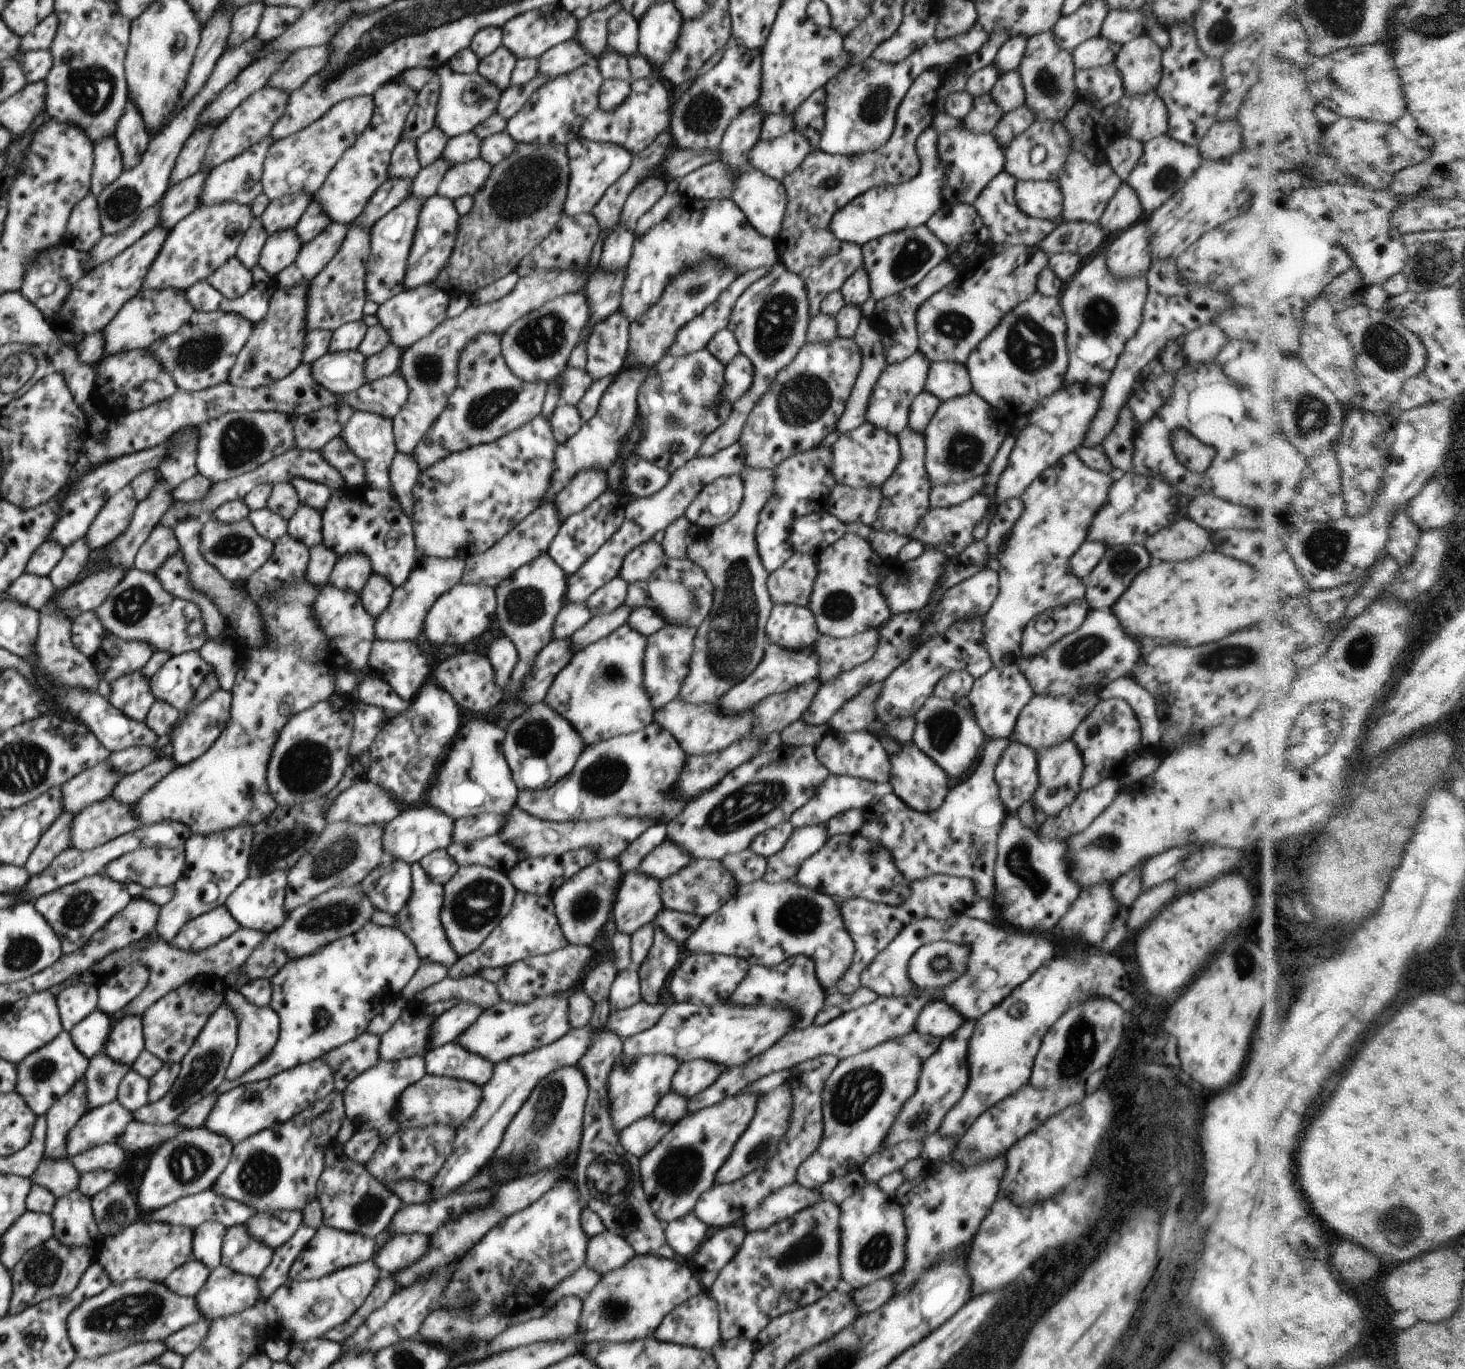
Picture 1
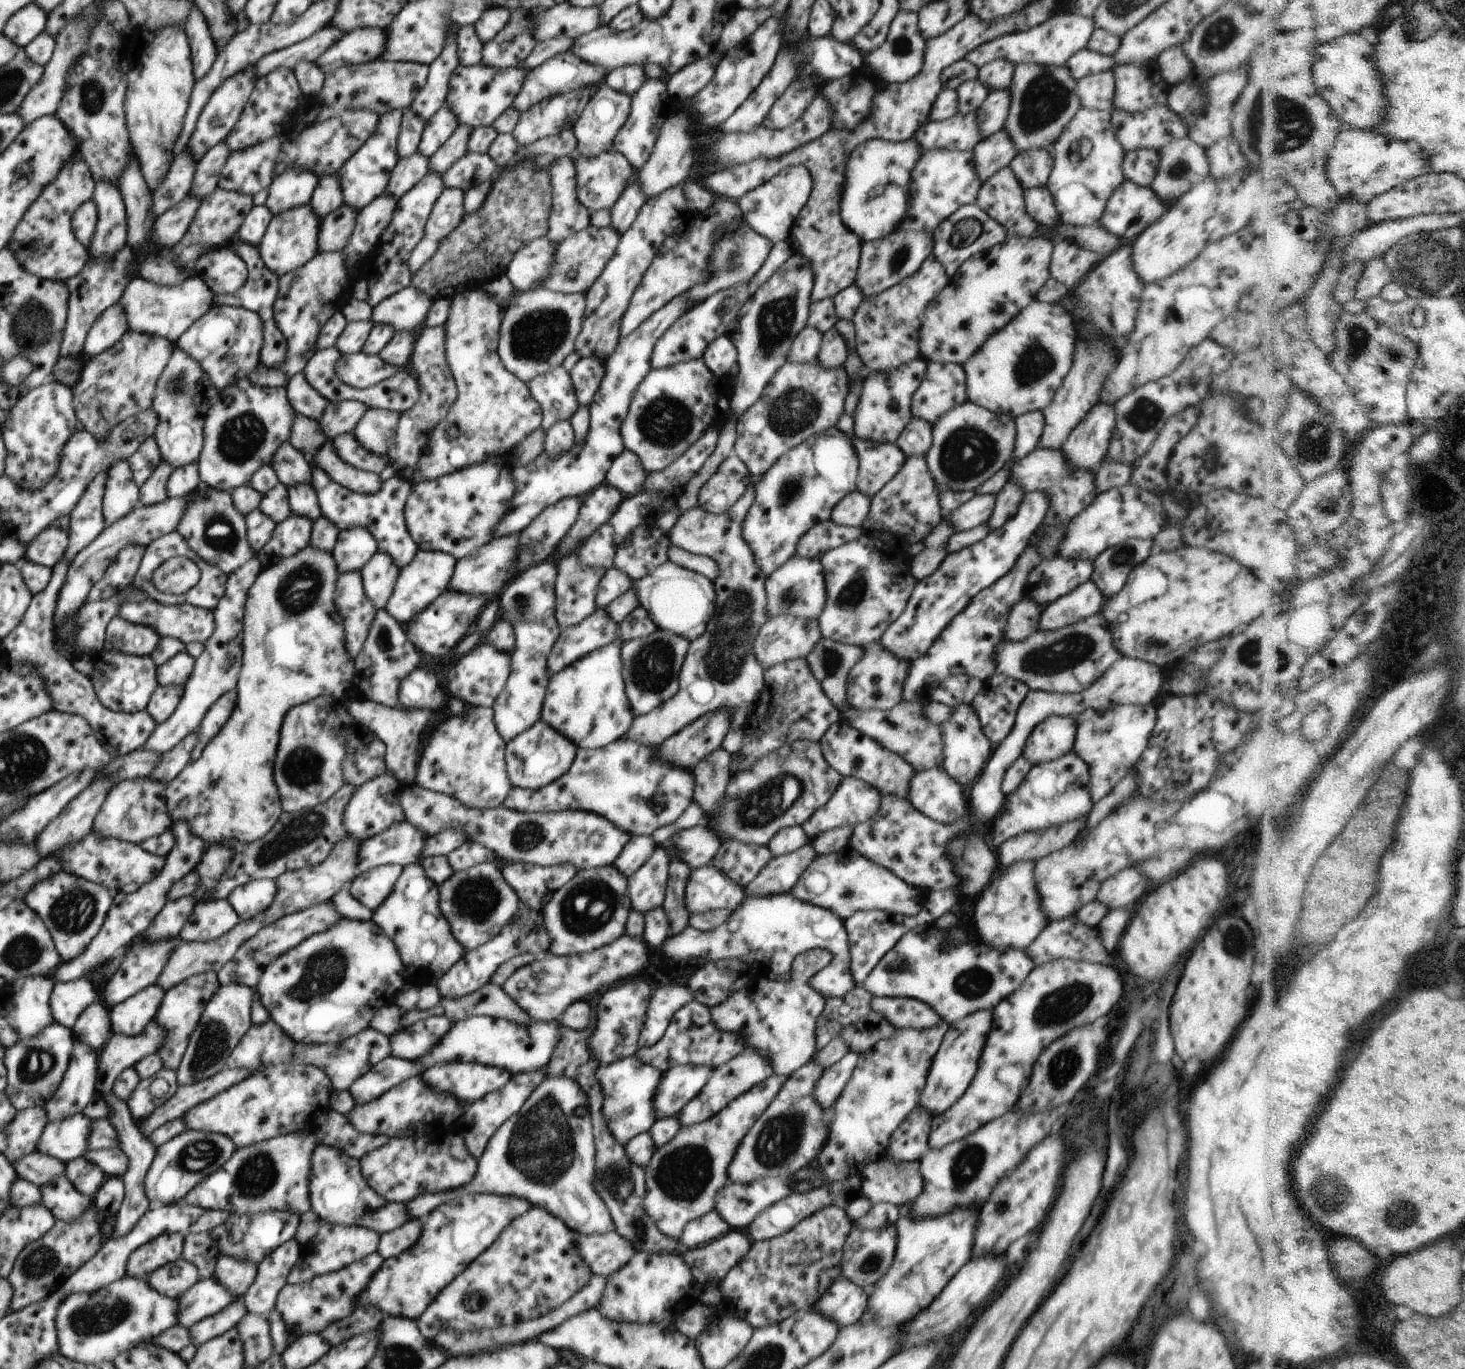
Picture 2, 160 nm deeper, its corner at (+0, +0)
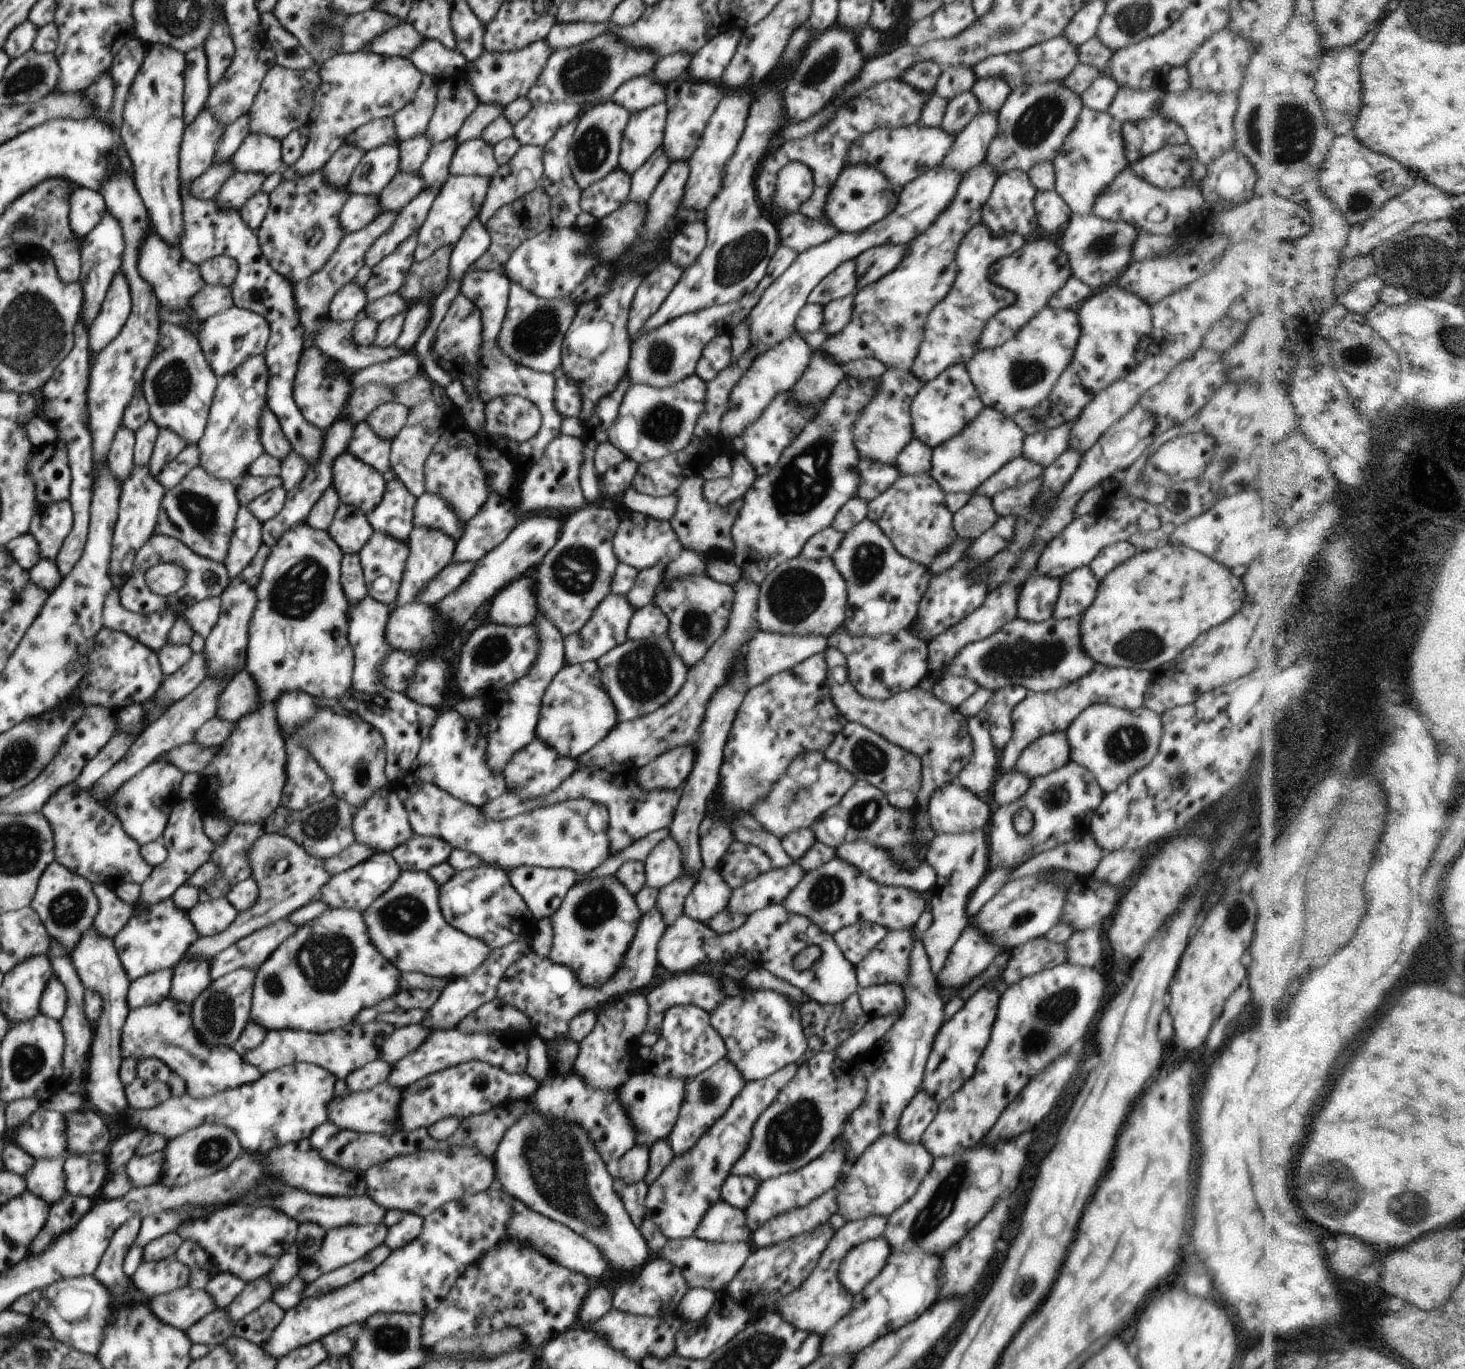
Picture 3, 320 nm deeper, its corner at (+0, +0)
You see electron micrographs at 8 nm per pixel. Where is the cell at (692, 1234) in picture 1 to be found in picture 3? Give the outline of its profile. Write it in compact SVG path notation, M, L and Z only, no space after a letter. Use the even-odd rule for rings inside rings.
M719 1200L704 1214L694 1237L708 1242L749 1242L751 1231L746 1226L745 1212Z

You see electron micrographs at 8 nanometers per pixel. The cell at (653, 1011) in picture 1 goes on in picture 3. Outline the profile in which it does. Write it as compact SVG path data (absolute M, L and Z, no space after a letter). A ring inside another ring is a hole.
M684 972L674 975L670 980L662 982L660 986L650 990L646 996L648 1005L650 1006L650 1012L648 1012L648 1022L644 1028L644 1032L640 1036L639 1042L641 1046L652 1047L659 1039L661 1034L661 1027L666 1012L678 1005L693 1005L706 1010L706 1012L714 1012L725 996L722 994L722 988L720 988L720 982L716 976L712 974L702 974L702 972Z

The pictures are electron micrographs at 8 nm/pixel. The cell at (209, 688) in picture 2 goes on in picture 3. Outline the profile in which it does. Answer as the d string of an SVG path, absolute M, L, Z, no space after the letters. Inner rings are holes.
M266 544L260 546L260 550L249 566L246 566L236 578L229 580L228 587L222 592L220 615L210 635L205 639L206 644L202 654L206 656L206 678L230 678L236 673L245 670L247 661L248 624L252 618L252 612L256 608L256 588L260 576L271 552Z

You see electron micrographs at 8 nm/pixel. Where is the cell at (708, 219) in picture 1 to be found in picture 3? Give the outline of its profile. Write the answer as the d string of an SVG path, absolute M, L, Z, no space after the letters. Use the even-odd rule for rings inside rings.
M669 253L644 277L630 306L627 331L631 338L636 337L638 330L642 329L648 318L666 301L674 286L680 282L683 272L684 268L678 268L670 262Z

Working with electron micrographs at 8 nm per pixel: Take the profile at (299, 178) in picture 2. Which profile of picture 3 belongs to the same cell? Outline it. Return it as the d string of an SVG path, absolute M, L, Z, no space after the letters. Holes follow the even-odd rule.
M362 51L339 53L328 58L318 74L321 84L315 91L305 127L309 134L308 145L292 166L285 166L281 180L292 180L322 170L350 132L370 120L393 118L408 102L412 102L423 78L406 58Z

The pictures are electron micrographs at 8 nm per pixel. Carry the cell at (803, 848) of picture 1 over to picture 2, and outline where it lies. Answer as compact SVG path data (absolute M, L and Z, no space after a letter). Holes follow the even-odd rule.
M811 841L793 853L772 857L770 862L760 870L757 877L744 887L745 898L790 892L815 857Z

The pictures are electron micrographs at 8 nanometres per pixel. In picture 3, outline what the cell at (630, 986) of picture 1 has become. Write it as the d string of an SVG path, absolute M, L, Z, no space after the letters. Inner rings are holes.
M630 994L612 1004L602 1005L597 1011L594 1029L580 1042L578 1058L574 1060L572 1073L578 1074L586 1086L596 1090L617 1090L640 1069L639 1042L648 1022L650 1006L646 996Z

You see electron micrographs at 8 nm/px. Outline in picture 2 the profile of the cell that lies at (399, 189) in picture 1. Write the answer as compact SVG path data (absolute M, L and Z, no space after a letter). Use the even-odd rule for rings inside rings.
M420 151L407 157L400 157L391 172L387 190L397 200L410 190L430 170L429 158Z

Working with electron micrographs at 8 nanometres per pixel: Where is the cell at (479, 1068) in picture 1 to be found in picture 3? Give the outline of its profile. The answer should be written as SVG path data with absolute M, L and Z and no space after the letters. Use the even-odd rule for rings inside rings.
M478 1060L447 1067L401 1090L396 1128L412 1132L418 1128L428 1129L442 1118L466 1119L484 1114L510 1099L533 1097L538 1085L539 1082L526 1072L507 1074L498 1067Z

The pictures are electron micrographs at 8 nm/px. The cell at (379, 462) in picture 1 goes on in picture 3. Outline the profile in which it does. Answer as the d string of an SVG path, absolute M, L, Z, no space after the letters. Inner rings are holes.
M389 401L378 406L365 422L376 436L392 441L406 424L408 410L400 402Z

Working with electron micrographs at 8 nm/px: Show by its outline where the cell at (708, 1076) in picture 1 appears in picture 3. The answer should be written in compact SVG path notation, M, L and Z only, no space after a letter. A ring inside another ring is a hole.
M635 1072L618 1089L618 1100L622 1102L630 1122L634 1124L636 1144L646 1144L646 1146L652 1147L654 1142L664 1140L671 1134L680 1114L684 1094L686 1094L686 1078L655 1076L645 1072Z

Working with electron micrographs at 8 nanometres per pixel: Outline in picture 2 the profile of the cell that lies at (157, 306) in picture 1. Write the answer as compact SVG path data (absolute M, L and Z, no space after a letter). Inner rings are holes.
M136 276L127 286L118 303L123 306L123 312L126 311L128 331L158 335L169 338L171 343L176 344L192 323L214 305L214 297L215 293L196 276L187 278L183 283L167 287L152 284Z

